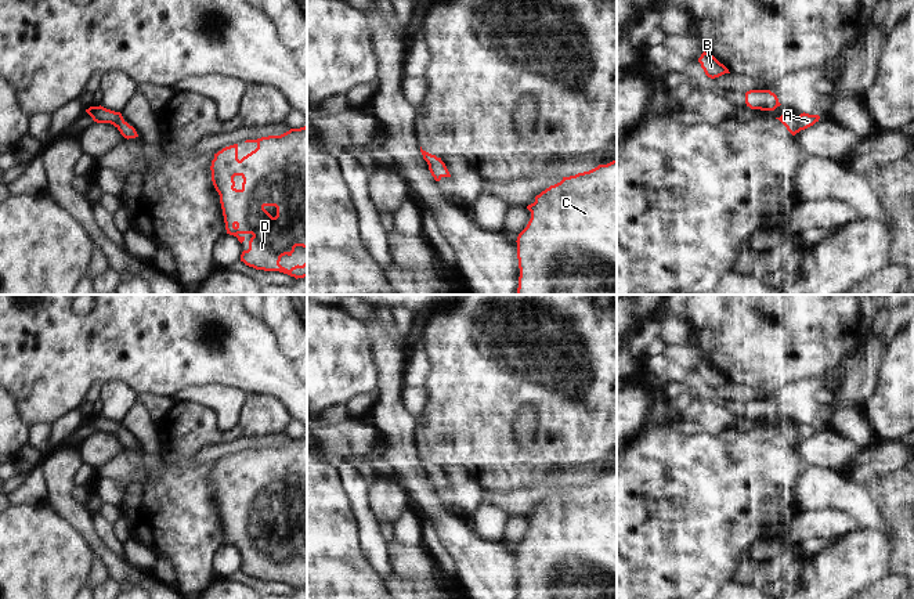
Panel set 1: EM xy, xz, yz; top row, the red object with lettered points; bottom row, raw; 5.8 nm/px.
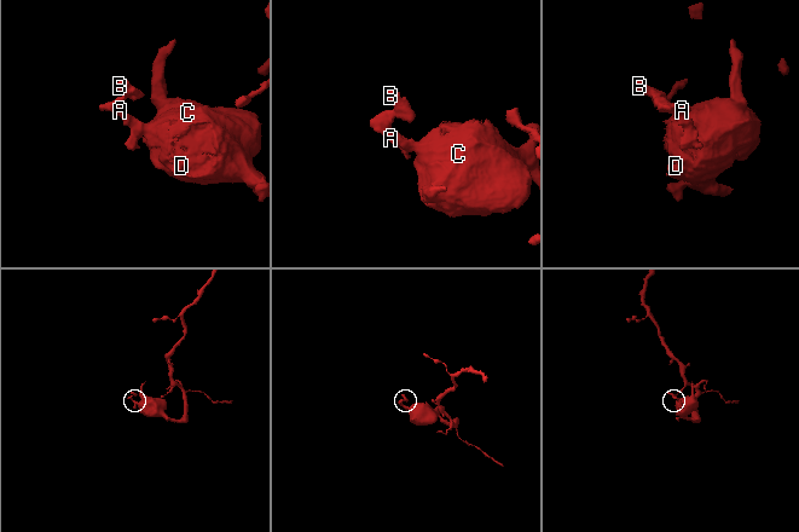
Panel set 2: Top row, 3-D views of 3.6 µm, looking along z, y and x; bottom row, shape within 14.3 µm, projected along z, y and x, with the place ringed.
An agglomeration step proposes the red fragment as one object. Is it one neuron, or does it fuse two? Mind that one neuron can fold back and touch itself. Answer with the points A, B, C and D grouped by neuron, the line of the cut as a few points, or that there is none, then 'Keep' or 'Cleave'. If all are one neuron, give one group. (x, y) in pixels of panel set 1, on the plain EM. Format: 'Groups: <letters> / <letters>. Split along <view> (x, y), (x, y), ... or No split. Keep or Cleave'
Groups: A B C D. No split. Keep

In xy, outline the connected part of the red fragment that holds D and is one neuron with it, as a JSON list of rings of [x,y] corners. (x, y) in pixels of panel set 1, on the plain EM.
[[[307,436],[245,452],[256,452],[257,458],[239,470],[238,454],[225,457],[214,463],[210,476],[227,544],[236,546],[241,553],[245,544],[253,545],[249,559],[241,564],[246,575],[304,588],[307,573],[288,580],[279,571],[285,564],[292,566],[296,556],[307,559]]]

